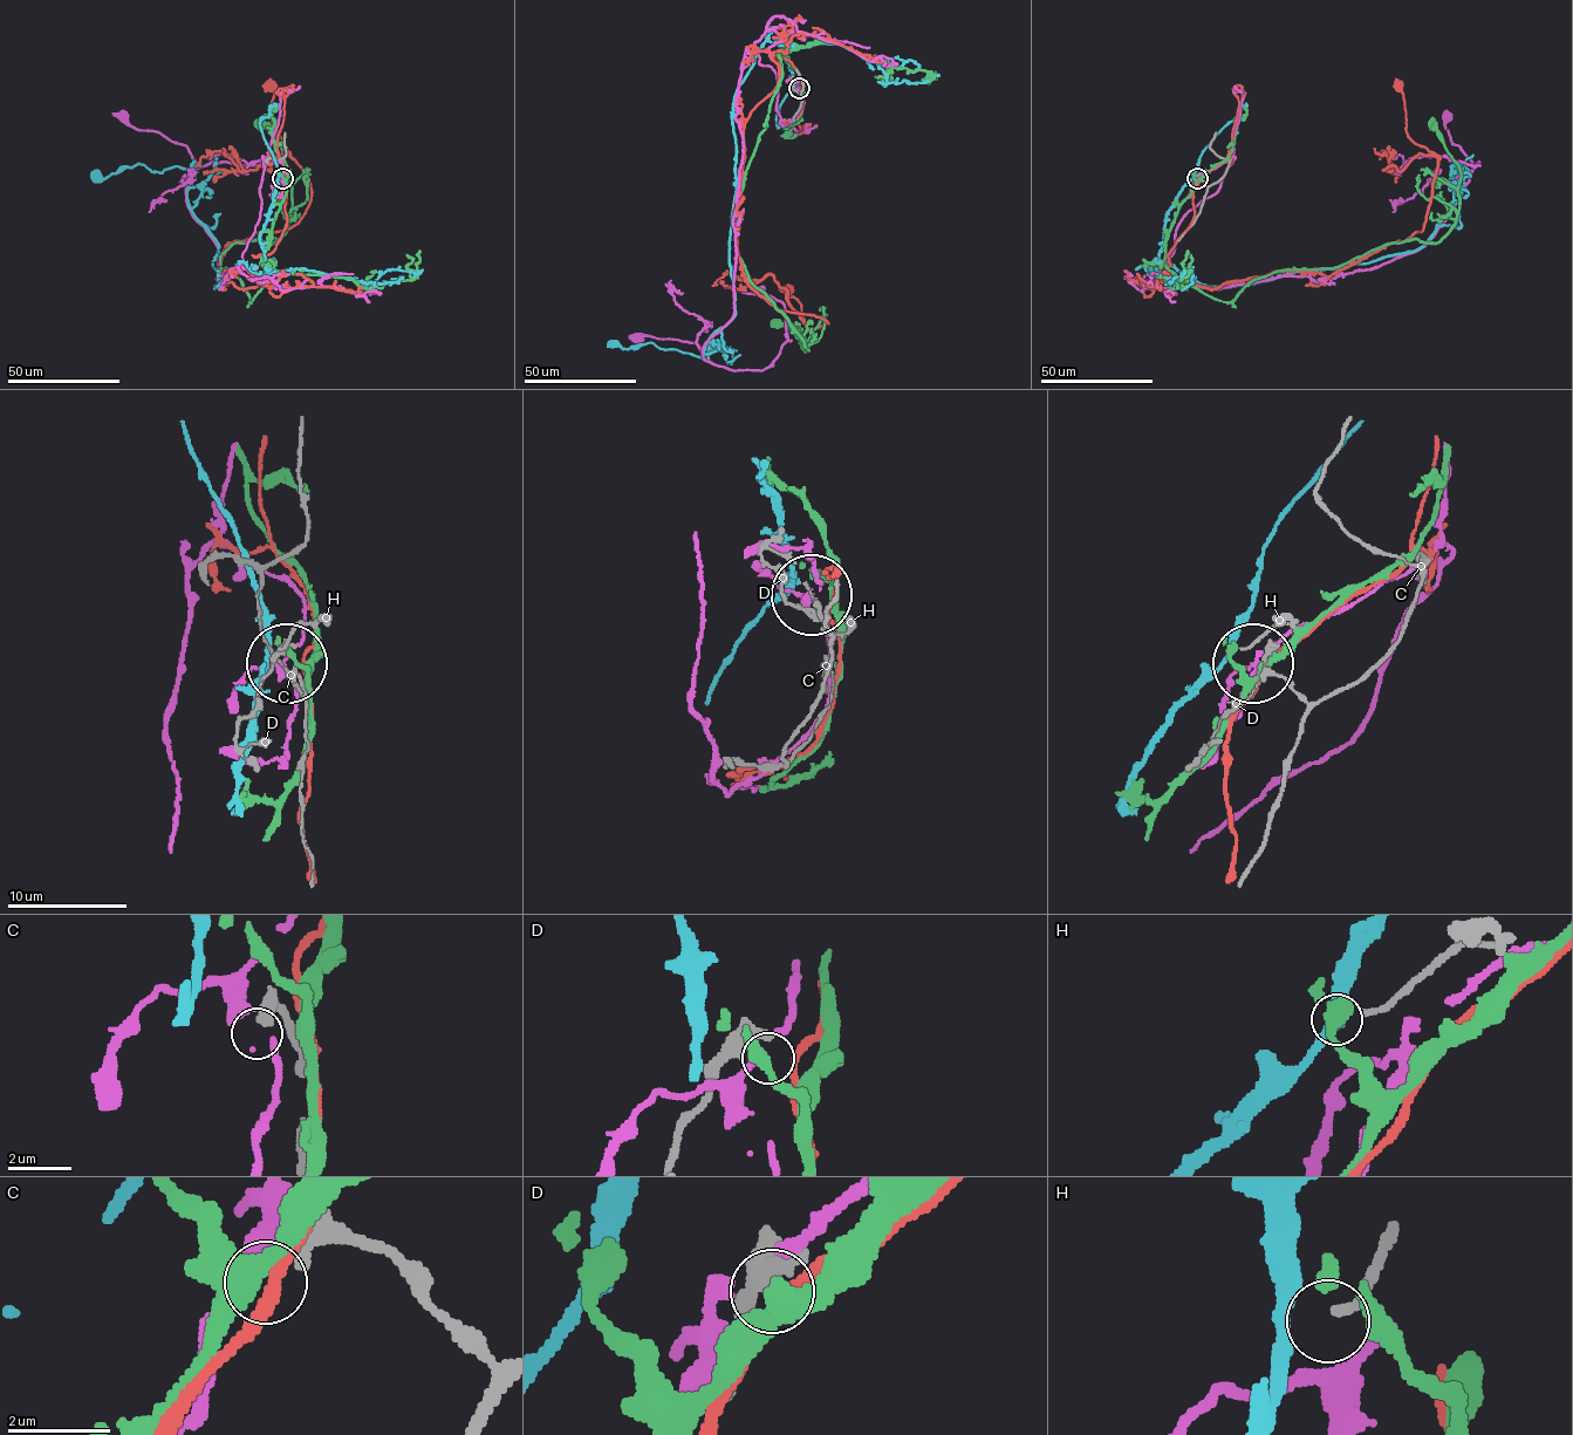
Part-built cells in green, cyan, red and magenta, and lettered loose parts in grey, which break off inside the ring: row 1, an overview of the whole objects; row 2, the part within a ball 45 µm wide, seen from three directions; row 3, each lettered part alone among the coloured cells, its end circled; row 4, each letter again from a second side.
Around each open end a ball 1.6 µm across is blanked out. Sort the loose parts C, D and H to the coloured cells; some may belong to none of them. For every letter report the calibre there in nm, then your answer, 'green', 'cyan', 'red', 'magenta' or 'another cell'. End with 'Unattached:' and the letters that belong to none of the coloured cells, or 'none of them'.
C: 400 nm thick; another cell
D: 600 nm thick; red
H: 180 nm thick; cyan
Unattached: C

